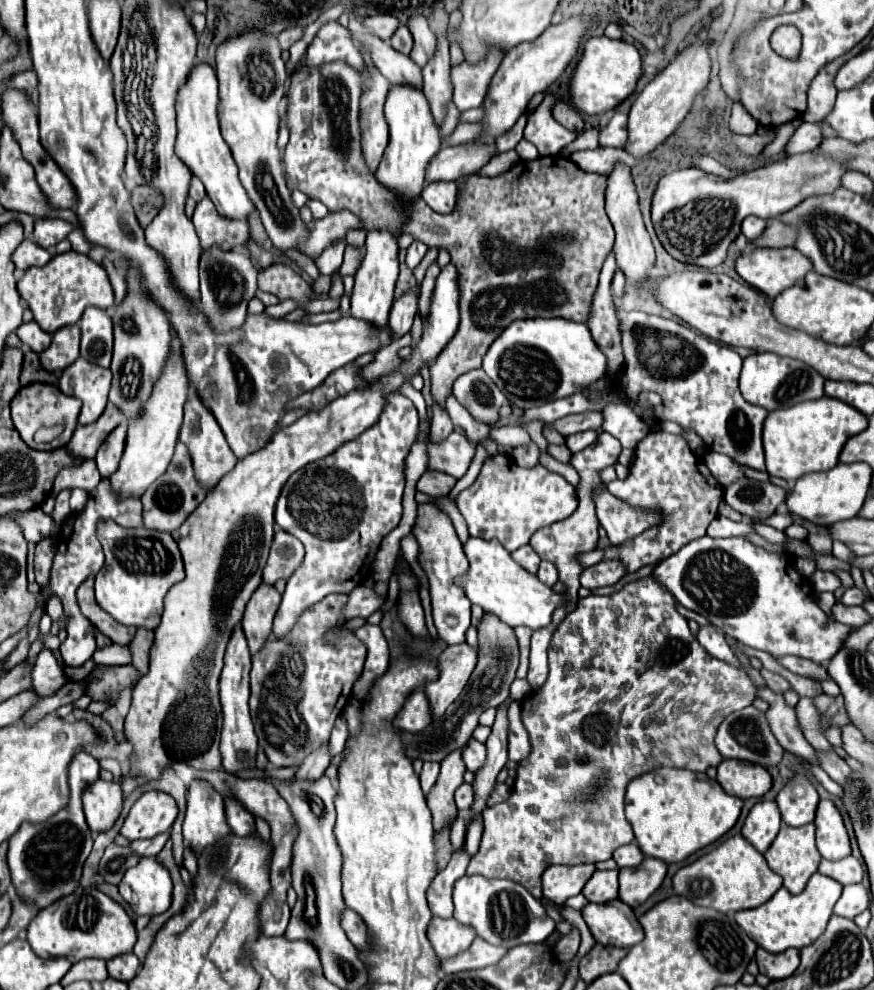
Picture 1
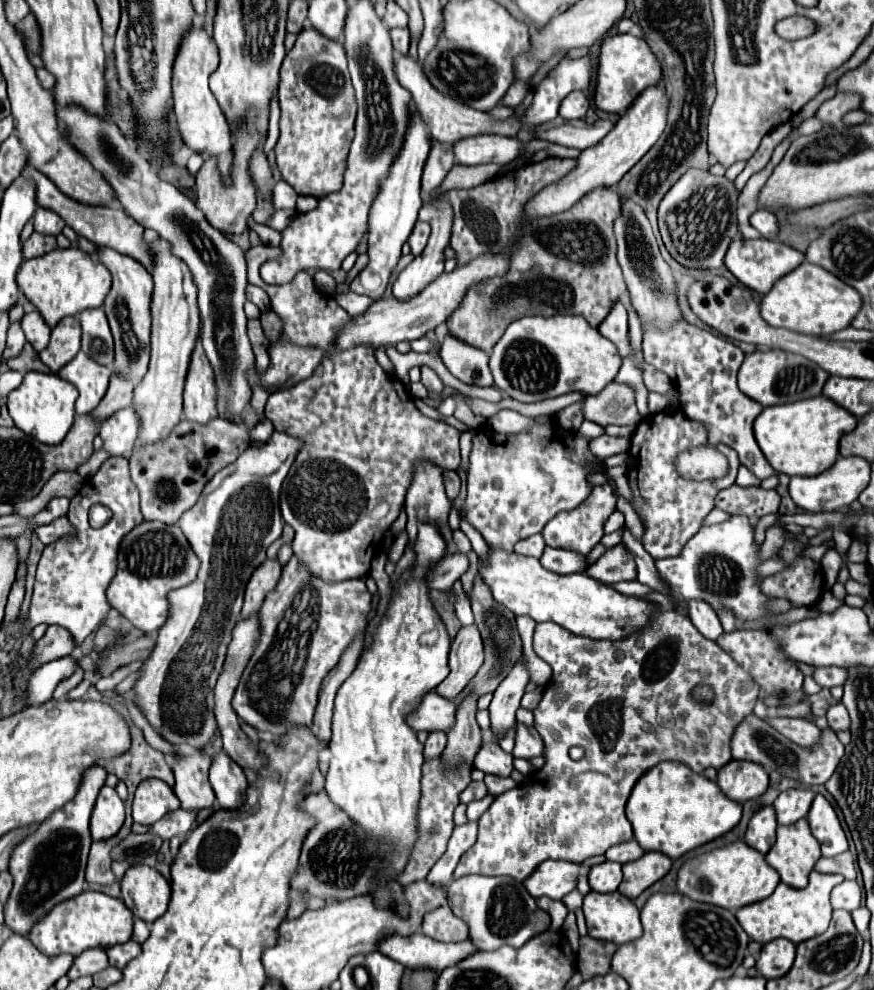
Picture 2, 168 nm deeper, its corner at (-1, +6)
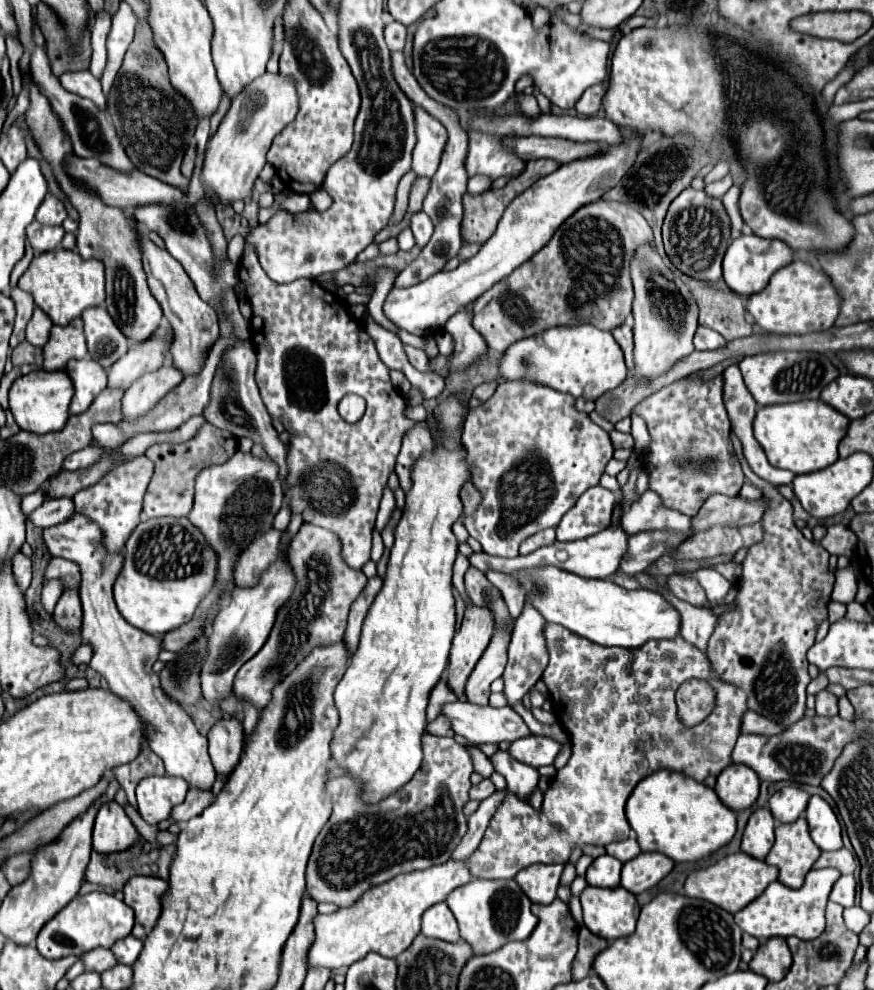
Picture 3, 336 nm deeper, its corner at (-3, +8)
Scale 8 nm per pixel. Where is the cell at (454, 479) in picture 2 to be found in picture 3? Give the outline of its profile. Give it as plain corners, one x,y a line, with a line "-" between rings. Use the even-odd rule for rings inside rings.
467,482
463,488
461,488
461,502
465,506
465,514
471,514
475,510
475,506
481,502
481,496
479,492
475,490
475,486
471,482

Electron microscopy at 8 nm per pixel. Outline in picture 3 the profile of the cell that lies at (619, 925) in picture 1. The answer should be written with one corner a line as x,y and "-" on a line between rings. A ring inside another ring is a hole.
587,886
581,894
581,906
585,926
605,940
625,938
635,932
639,904
635,900
635,894
623,890
623,886

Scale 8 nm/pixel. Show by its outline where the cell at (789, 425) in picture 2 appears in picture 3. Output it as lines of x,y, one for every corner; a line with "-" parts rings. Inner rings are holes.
803,400
783,406
763,406
757,410
753,432
761,448
765,450
769,462
775,468
791,470
793,474
809,474
823,470
837,462
837,444
847,434
849,418
839,414
833,406
821,400

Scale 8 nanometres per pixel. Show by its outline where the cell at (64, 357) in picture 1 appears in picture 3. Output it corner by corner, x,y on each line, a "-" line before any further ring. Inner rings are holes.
81,318
71,320
67,326
53,326
49,342
43,346
43,354
45,370
63,370
71,358
85,358
87,346

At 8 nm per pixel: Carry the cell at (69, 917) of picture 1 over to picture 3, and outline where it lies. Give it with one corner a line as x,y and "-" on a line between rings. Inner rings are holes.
91,892
71,900
59,914
55,914
55,918
51,918
43,926
43,930
37,936
37,950
41,952
41,956
51,960
65,958
71,954
79,958
87,950
99,946
111,948
117,940
131,934
133,924
135,924
133,910
123,900
105,892

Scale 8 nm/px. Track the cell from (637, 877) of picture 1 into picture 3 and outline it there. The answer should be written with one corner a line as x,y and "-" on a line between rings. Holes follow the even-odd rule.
641,852
623,864
621,886
633,894
641,894
661,882
673,870
673,860
661,852

